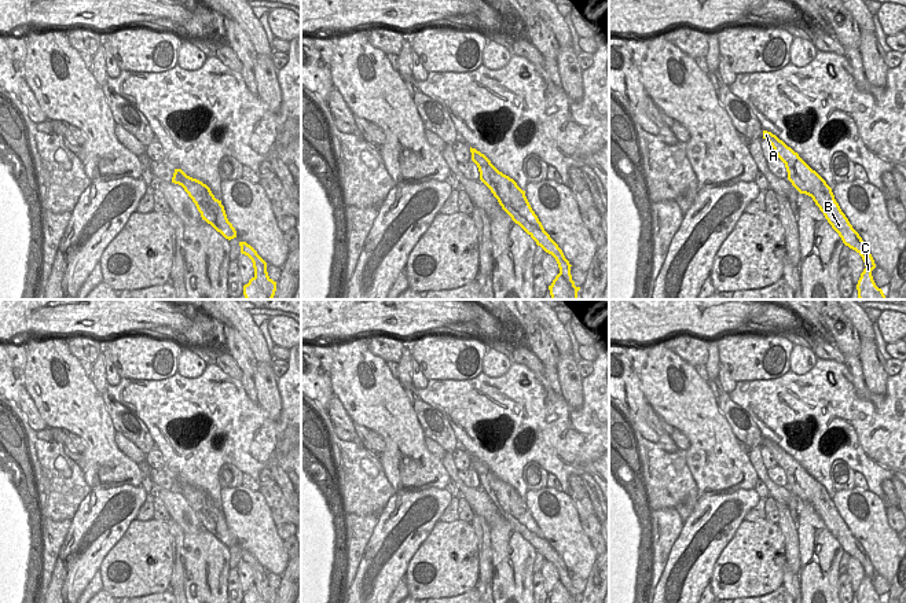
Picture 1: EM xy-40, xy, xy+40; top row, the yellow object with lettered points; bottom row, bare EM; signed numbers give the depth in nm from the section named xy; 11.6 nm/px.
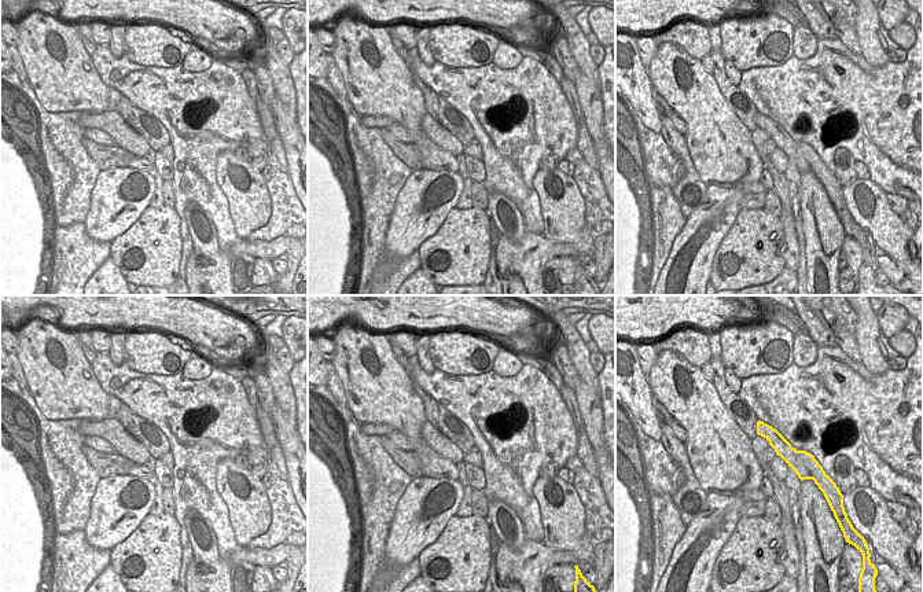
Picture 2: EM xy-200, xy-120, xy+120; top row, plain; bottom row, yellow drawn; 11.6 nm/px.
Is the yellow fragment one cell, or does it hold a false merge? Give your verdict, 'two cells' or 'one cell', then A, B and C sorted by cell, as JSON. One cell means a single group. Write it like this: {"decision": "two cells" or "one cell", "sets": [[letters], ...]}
{"decision": "two cells", "sets": [["A", "B"], ["C"]]}

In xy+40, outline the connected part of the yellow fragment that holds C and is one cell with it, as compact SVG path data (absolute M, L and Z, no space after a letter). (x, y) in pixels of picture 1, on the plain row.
M865 576L857 592L858 603L884 603L873 588L872 578Z

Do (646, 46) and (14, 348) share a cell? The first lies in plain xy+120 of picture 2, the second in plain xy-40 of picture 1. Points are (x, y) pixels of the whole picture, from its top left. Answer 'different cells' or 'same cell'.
same cell

